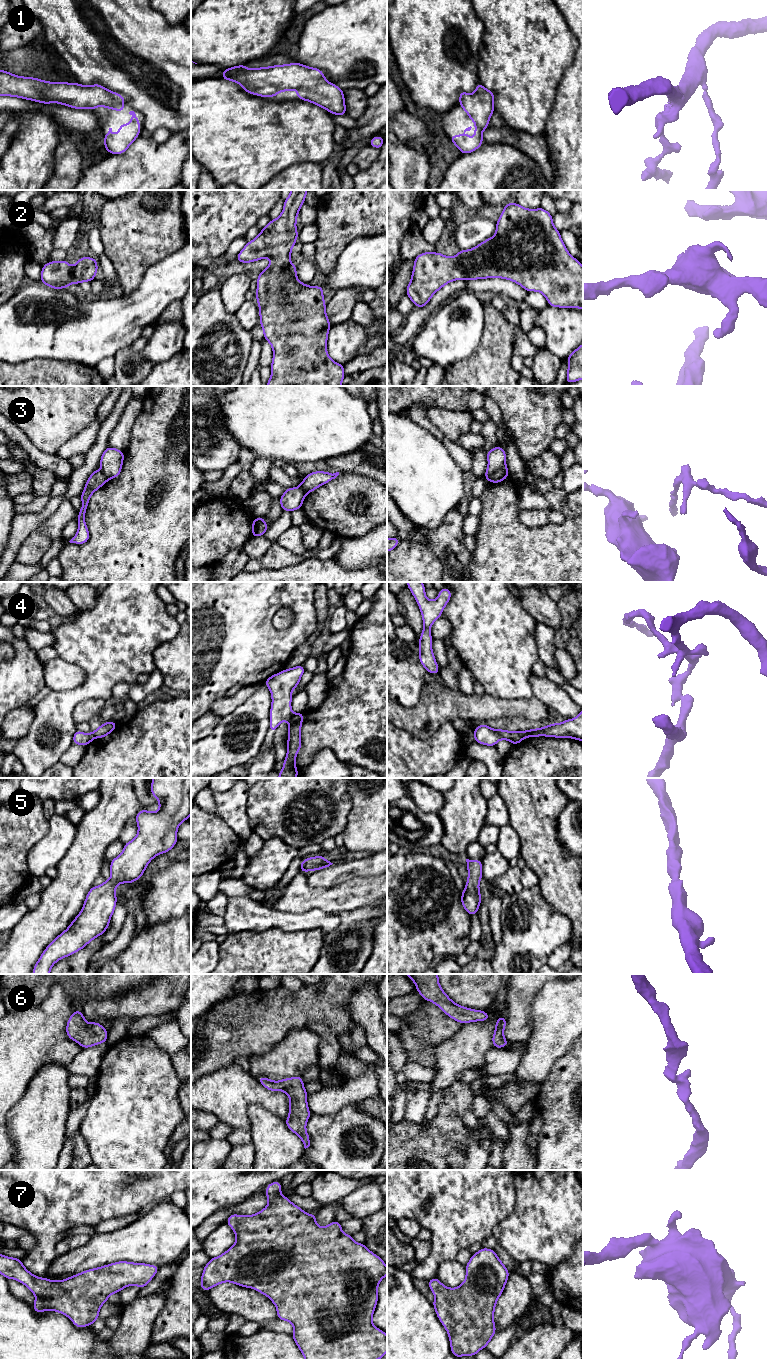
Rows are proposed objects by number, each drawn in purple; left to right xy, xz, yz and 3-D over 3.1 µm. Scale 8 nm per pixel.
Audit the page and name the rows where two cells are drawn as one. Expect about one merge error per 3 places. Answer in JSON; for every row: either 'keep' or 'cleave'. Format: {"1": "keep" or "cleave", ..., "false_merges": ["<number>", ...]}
{"1": "keep", "2": "keep", "3": "cleave", "4": "cleave", "5": "keep", "6": "keep", "7": "keep", "false_merges": ["3", "4"]}

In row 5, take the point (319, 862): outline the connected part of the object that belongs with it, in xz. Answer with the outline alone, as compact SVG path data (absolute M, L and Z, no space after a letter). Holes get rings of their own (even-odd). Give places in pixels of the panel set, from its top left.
M322 855L311 858L304 858L303 862L300 863L300 871L302 873L306 871L310 872L312 870L317 871L319 869L327 868L332 864L333 863L325 859Z

